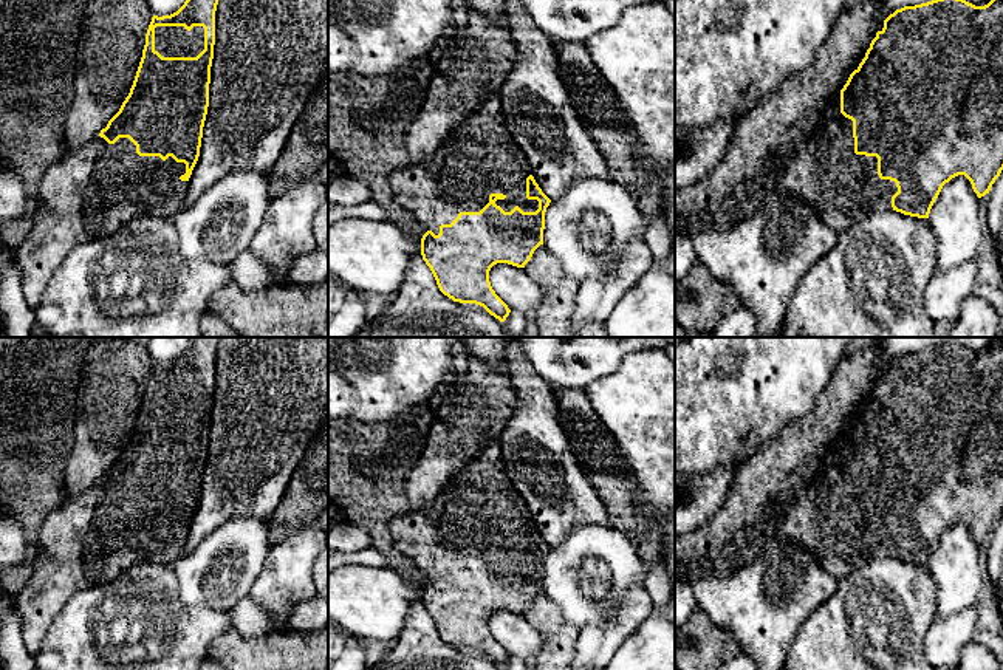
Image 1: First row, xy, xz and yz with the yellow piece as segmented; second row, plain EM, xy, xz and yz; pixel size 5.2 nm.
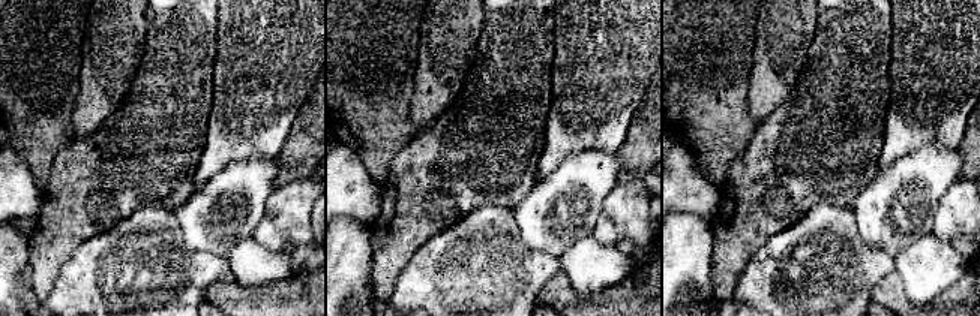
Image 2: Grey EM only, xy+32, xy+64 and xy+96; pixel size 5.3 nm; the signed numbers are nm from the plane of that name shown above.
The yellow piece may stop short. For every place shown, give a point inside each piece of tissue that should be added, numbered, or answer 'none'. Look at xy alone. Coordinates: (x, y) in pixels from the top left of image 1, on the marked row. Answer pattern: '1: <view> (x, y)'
1: xy (169, 41)

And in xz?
1: xz (480, 157)

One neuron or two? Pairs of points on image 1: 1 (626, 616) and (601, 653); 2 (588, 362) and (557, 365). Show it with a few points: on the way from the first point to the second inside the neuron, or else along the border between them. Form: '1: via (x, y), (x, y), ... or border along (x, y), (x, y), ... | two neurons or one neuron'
1: via (621, 625), (604, 644) | one neuron
2: via (582, 367), (565, 365) | one neuron

